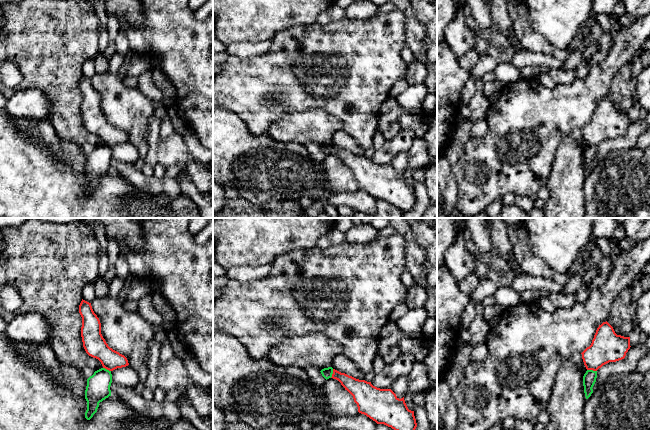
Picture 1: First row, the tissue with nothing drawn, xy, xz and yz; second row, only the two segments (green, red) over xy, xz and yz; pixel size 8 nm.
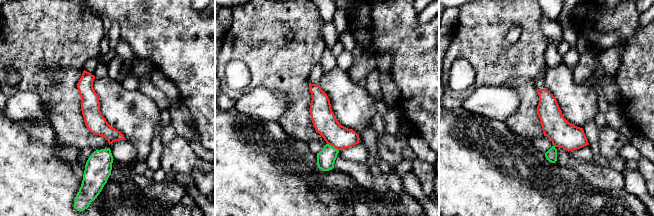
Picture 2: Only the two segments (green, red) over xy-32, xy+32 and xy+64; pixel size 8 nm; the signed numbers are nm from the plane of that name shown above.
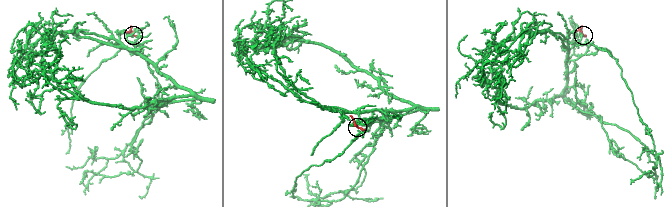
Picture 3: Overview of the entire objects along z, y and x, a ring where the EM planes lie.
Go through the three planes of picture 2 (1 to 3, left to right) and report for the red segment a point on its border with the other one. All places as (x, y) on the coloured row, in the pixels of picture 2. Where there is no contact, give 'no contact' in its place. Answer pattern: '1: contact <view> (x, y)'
1: no contact
2: contact xy+32 (332, 146)
3: no contact

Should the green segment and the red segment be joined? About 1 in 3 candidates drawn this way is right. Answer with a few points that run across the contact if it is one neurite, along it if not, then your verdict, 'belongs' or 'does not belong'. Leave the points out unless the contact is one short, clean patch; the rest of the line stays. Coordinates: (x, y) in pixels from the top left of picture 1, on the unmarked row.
line yz (587, 145), (596, 147); does not belong

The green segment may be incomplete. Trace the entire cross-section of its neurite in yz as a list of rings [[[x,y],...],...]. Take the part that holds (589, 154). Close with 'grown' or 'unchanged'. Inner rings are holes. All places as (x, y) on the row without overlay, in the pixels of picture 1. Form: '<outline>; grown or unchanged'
[[[587,146],[583,152],[583,162],[586,175],[593,169],[593,162],[596,158],[597,147]]]; unchanged

